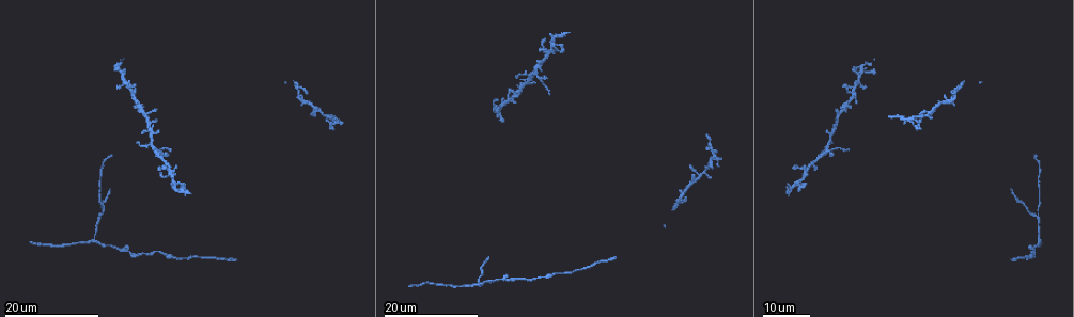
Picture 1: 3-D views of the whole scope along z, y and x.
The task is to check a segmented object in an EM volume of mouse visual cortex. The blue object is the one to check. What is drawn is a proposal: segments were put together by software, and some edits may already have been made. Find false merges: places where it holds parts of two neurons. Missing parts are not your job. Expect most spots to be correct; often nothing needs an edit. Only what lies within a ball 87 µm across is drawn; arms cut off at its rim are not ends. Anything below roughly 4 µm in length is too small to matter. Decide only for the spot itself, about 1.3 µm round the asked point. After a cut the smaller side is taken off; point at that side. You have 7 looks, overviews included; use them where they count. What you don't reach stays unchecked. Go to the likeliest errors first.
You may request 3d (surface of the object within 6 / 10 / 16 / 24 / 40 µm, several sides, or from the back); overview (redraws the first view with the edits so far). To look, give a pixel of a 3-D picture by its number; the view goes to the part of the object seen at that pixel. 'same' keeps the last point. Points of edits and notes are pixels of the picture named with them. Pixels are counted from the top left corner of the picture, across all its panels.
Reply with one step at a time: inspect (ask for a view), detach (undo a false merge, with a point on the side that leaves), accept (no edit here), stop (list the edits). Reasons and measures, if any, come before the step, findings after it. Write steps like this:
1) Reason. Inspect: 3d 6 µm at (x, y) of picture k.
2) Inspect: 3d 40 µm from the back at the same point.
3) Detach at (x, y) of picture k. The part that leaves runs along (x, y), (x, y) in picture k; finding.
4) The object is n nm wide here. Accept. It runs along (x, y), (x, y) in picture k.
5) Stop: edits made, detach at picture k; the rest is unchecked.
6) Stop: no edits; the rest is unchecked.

Looks like a crossing. Inspect: 3d 16 µm at (827, 153) of picture 1.

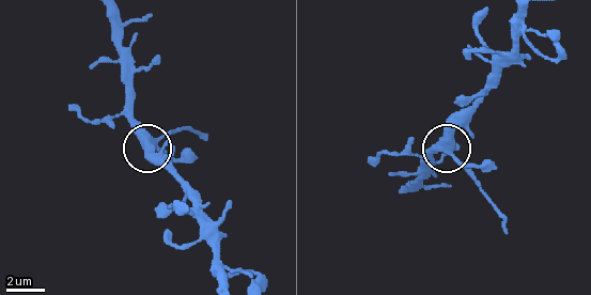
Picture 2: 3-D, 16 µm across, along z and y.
Closer look. Inspect: 3d 6 µm at (451, 150) of picture 2.

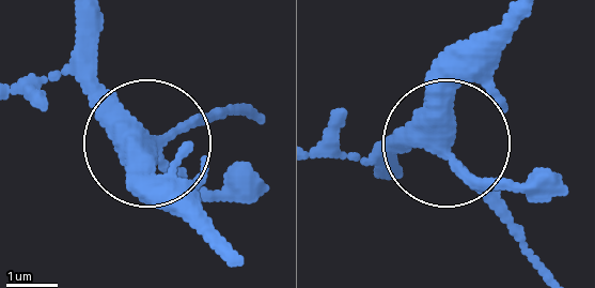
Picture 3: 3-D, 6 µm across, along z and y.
The object is 350 nm wide here. Accept. One neuron here.

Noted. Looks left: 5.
Two arms in line, one across. Inspect: 3d 16 µm at (1039, 217) of picture 1.

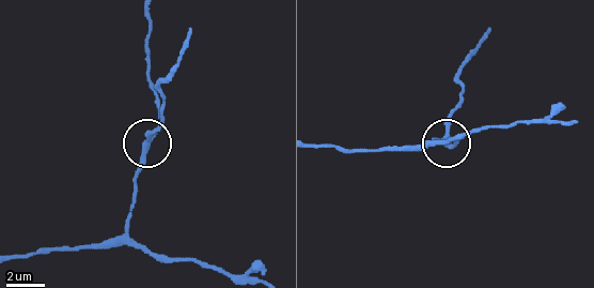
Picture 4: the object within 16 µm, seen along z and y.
Zoom in. Inspect: 3d 10 µm at (147, 141) of picture 4.

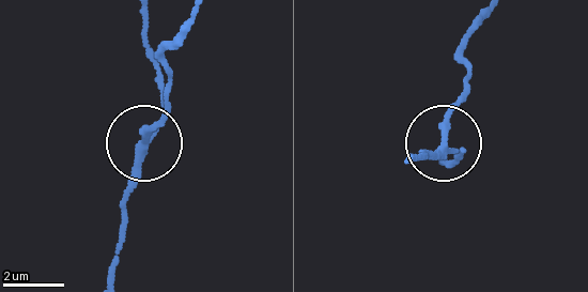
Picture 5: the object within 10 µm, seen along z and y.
Closer look. Inspect: 3d 6 µm at (143, 145) of picture 5.

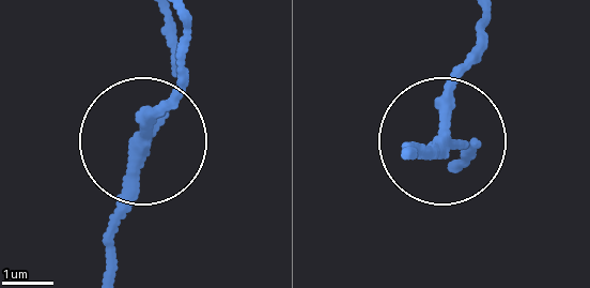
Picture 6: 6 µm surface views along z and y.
3 arms meet here. Accept. Continuous, no second neuron.

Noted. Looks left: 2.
Three-way junction. Inspect: 3d 16 µm at (94, 243) of picture 1.

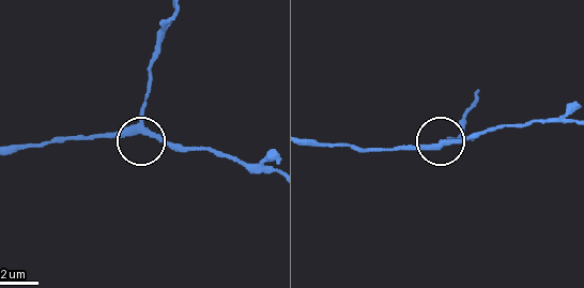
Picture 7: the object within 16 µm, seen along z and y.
Inspect: 3d 6 µm at (139, 132) of picture 7.

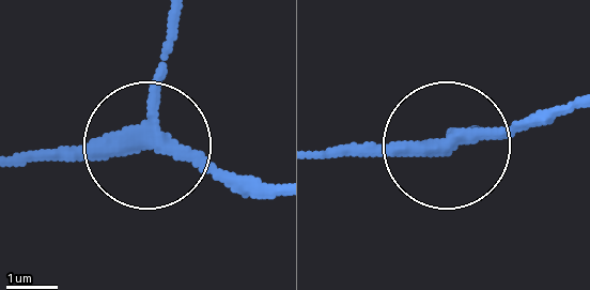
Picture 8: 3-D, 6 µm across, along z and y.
The object is 280 nm wide here. Accept. Continuous, no second neuron.

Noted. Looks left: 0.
Stop: no edits; the rest is unchecked.

